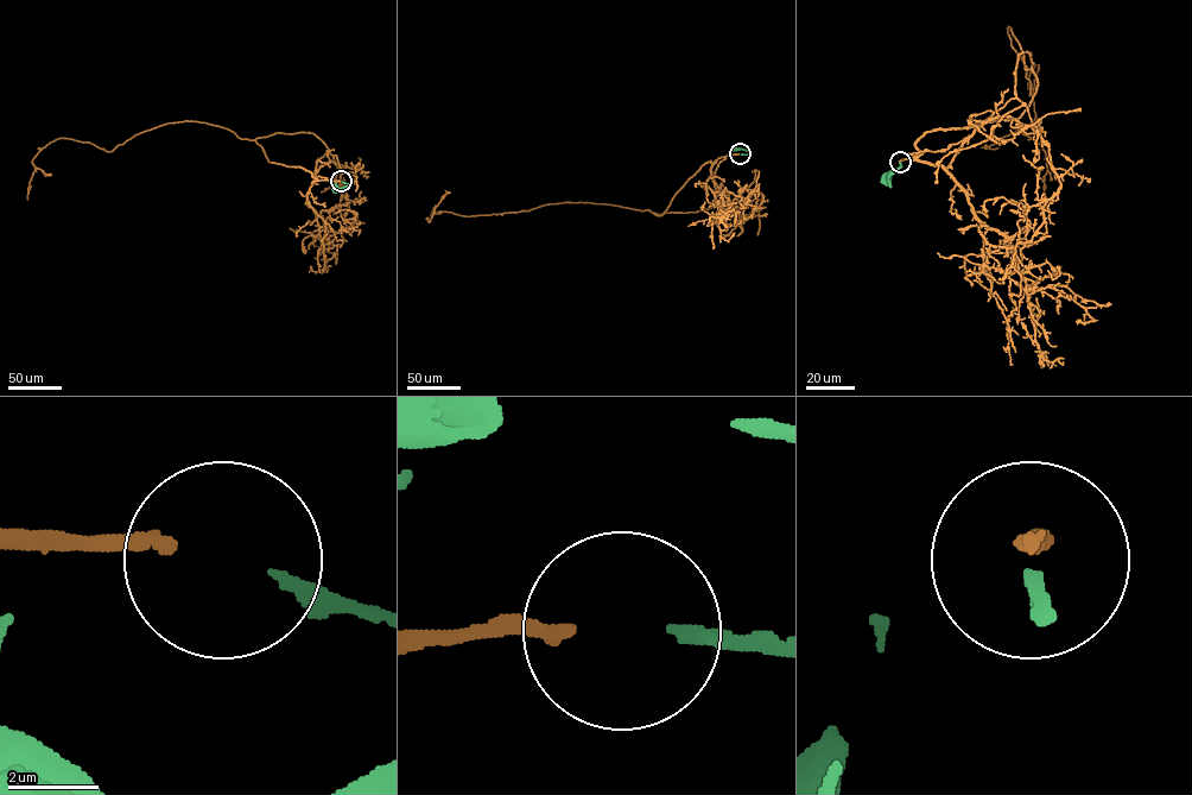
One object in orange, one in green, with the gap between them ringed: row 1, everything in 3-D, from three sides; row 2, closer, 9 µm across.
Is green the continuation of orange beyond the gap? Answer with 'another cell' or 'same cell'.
same cell

